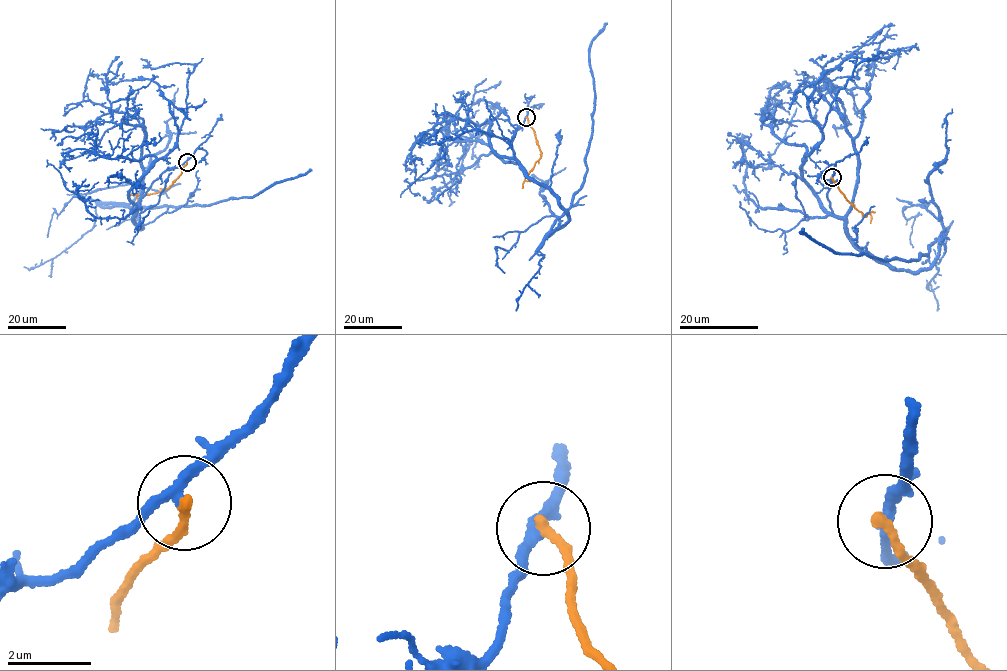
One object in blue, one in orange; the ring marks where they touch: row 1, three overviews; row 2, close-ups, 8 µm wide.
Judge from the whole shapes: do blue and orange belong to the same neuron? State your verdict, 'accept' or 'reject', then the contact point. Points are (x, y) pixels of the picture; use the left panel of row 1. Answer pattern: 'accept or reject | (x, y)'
reject | (187, 162)

